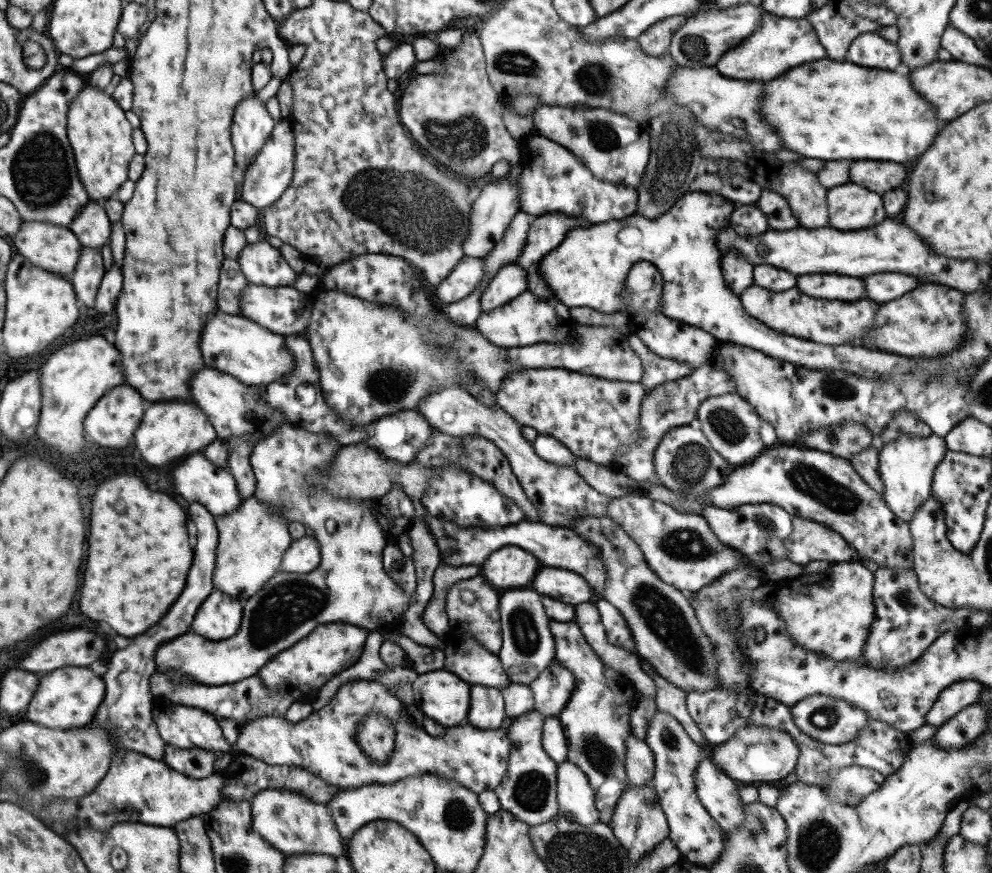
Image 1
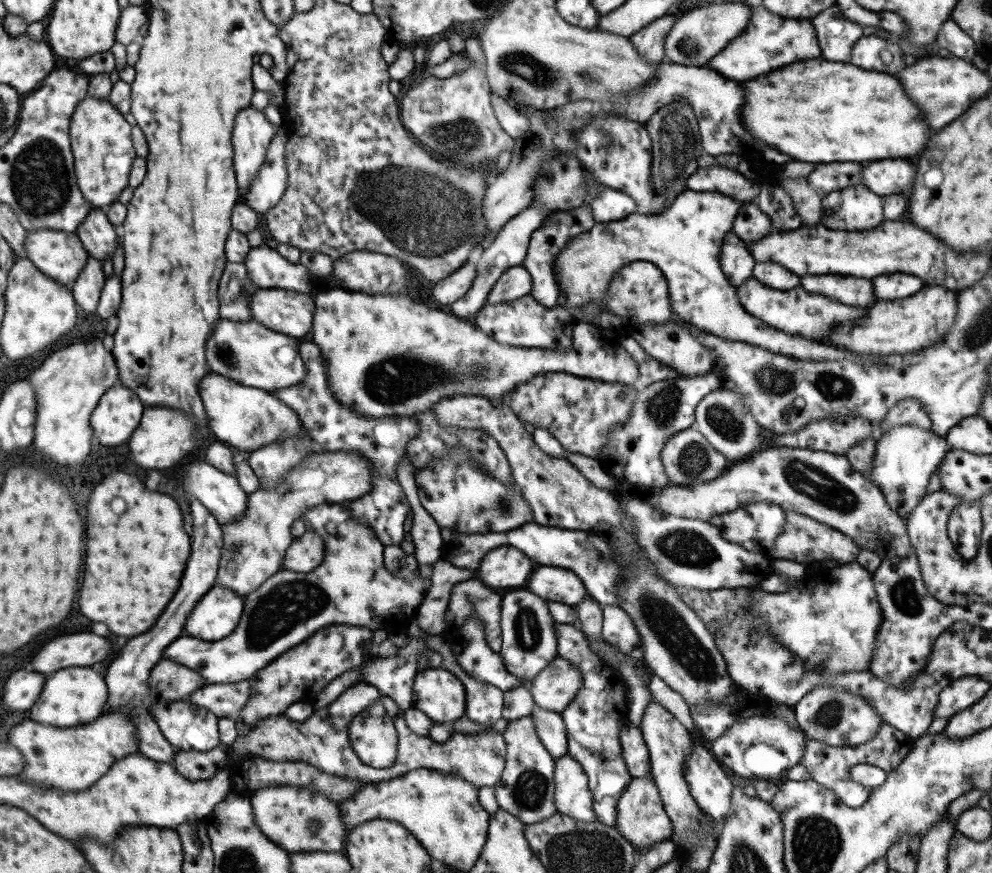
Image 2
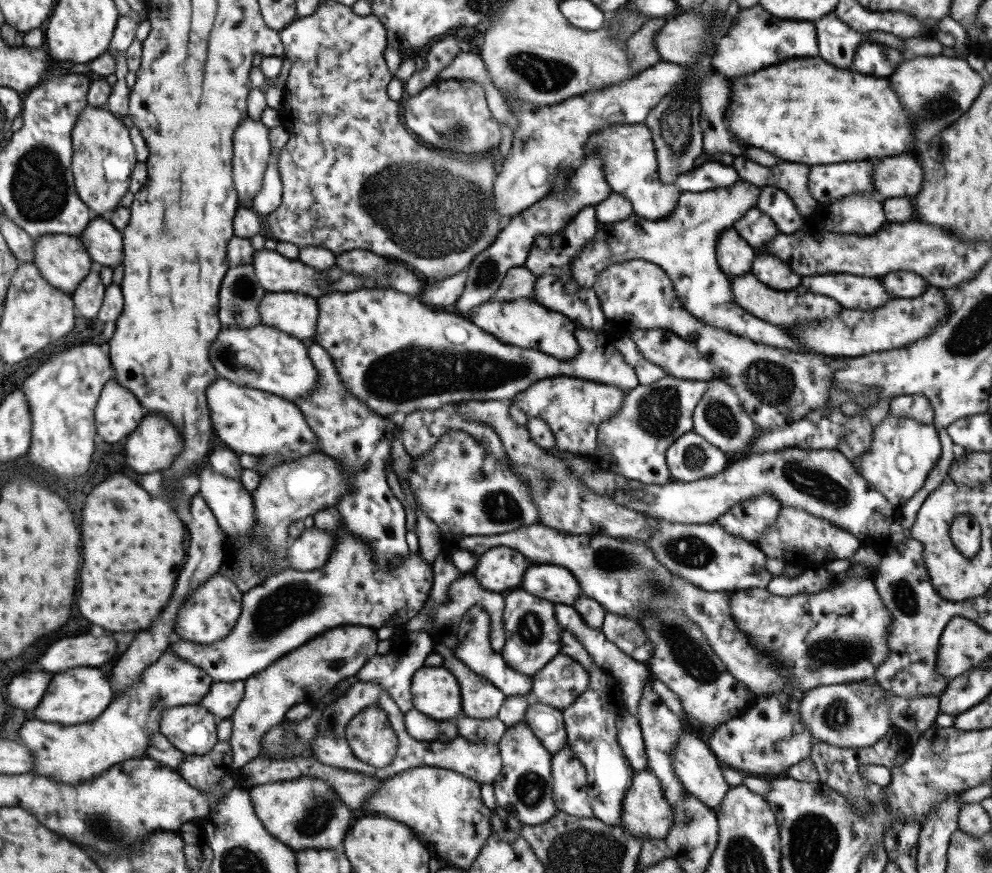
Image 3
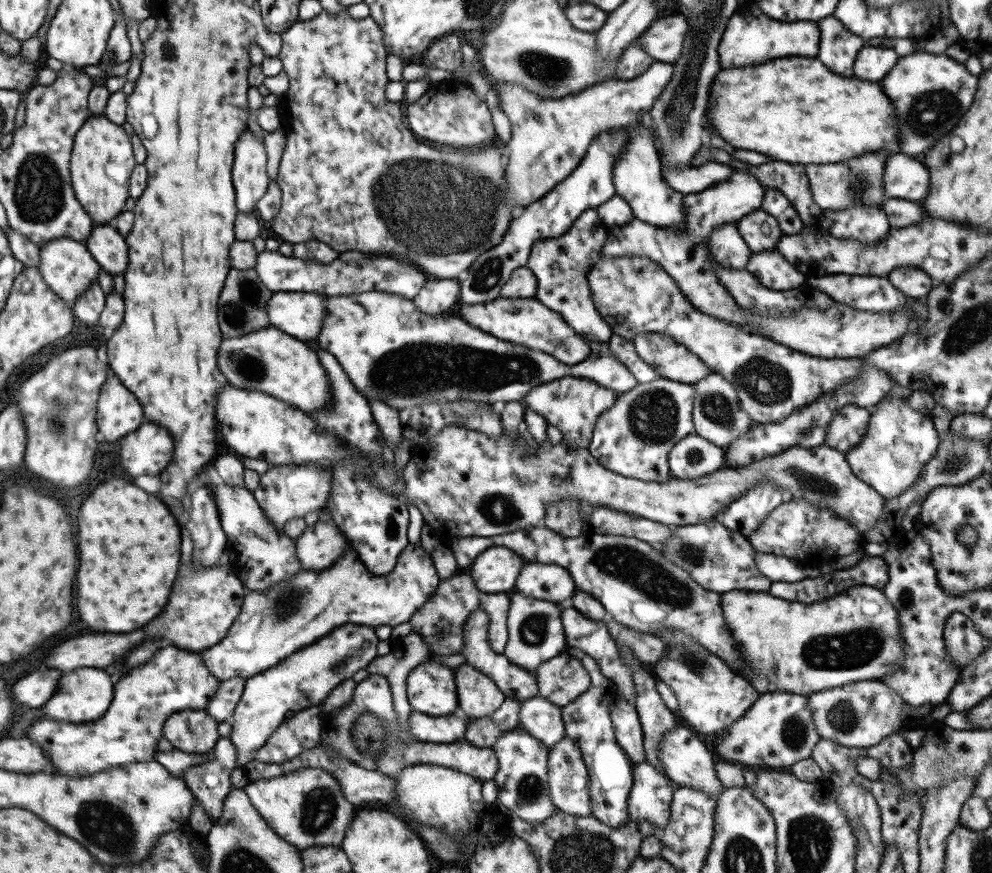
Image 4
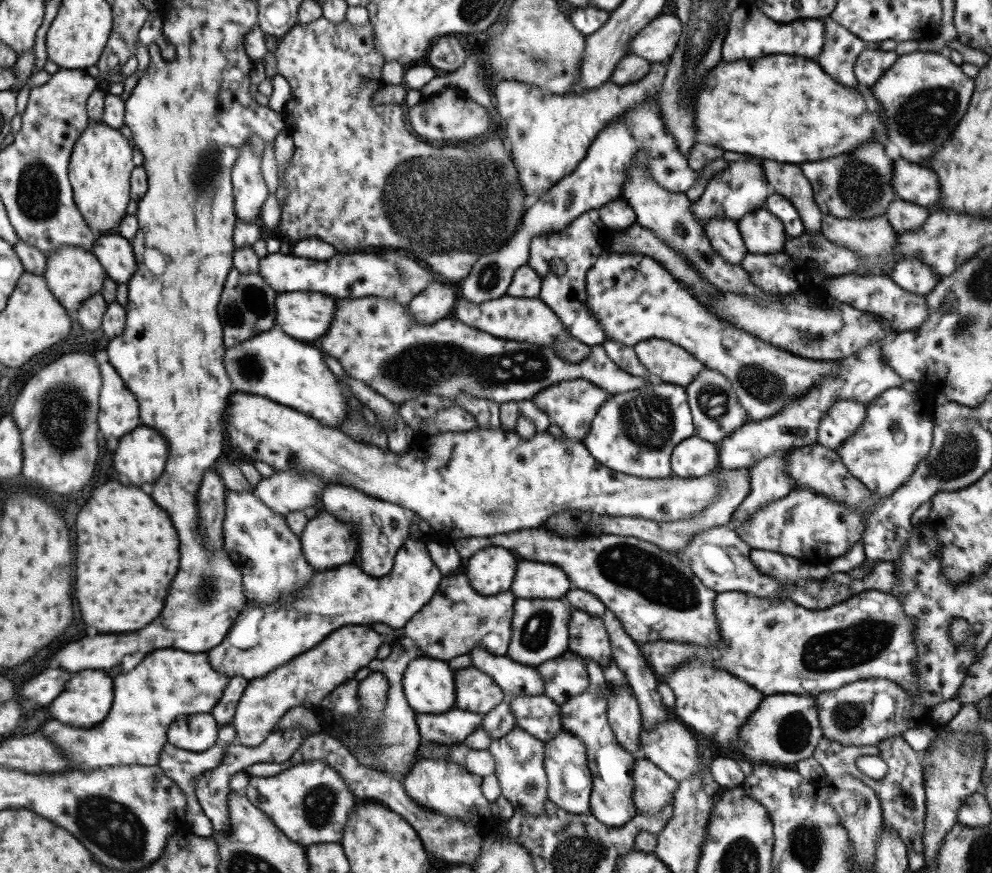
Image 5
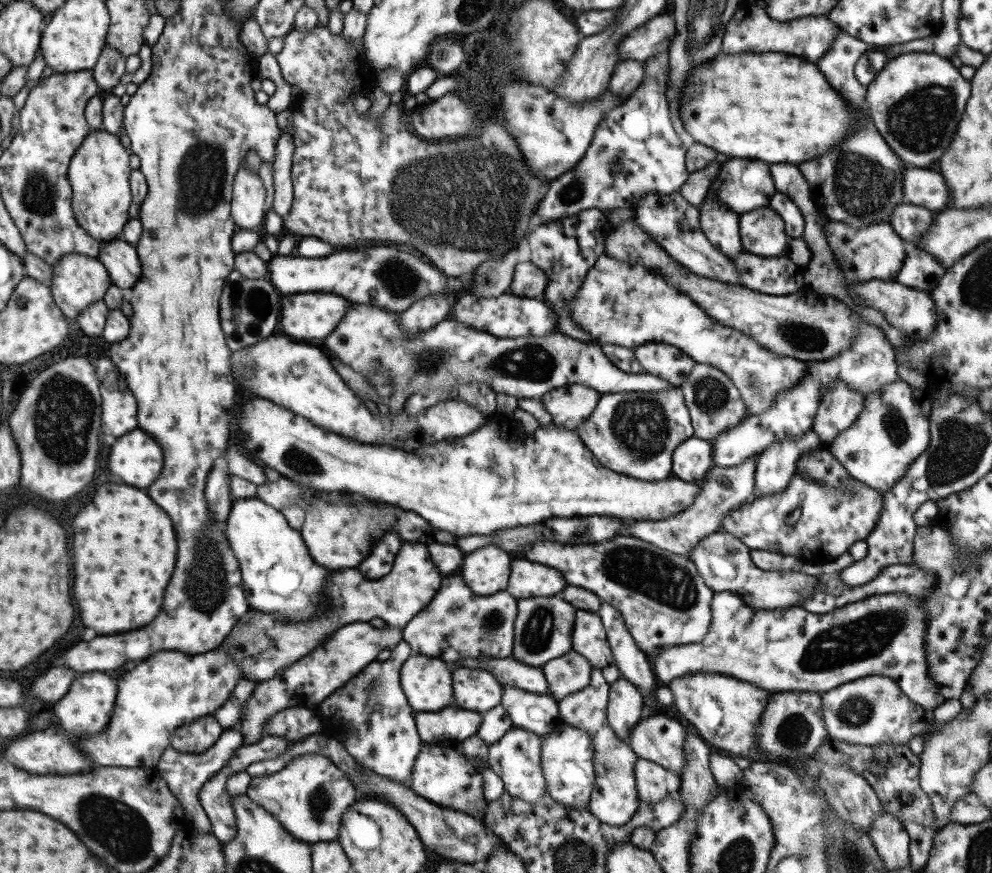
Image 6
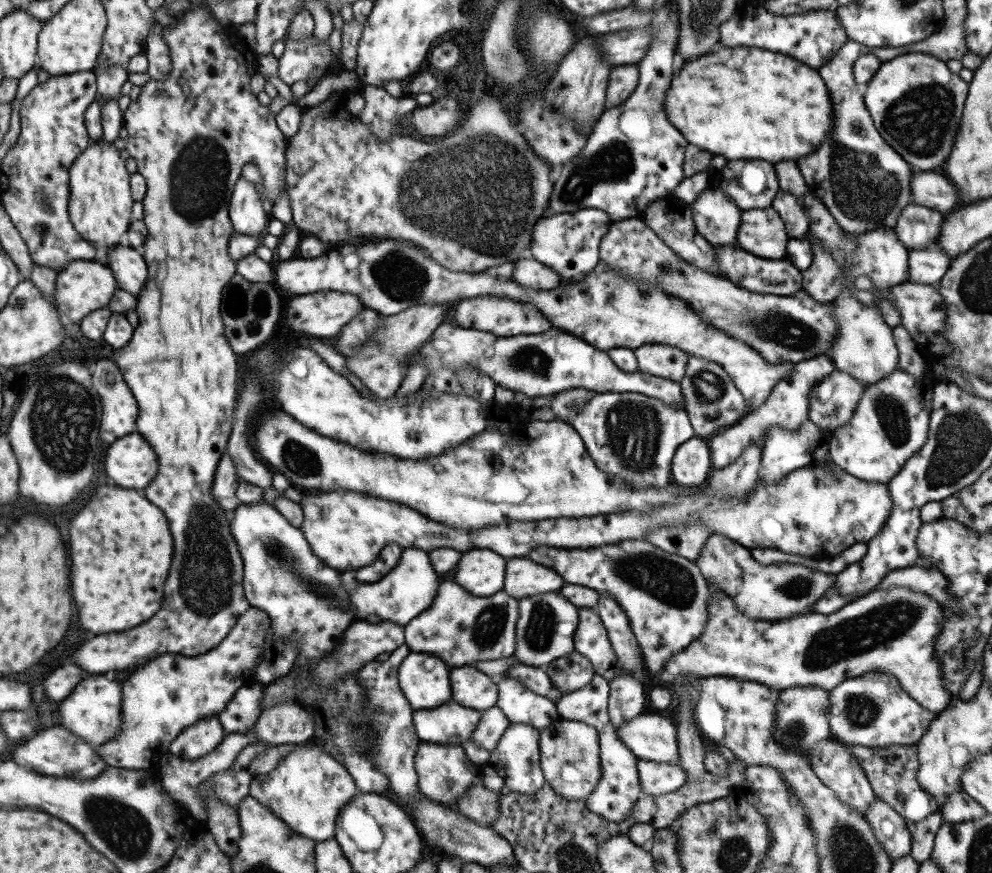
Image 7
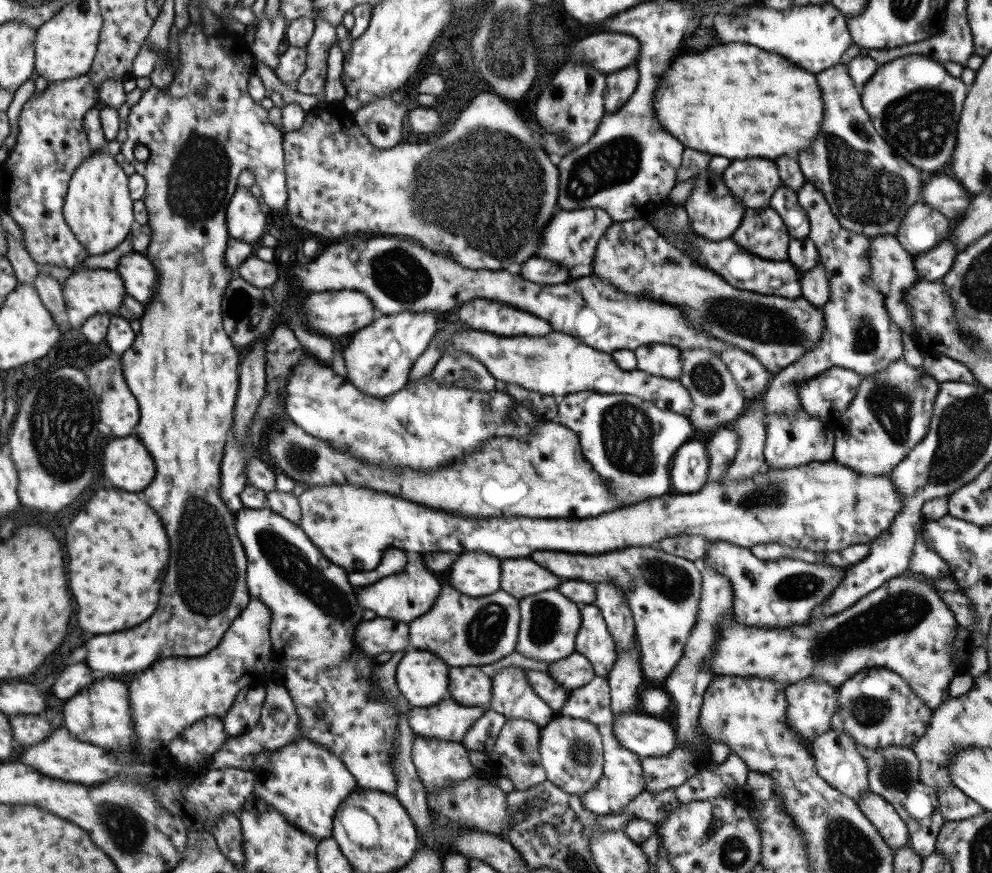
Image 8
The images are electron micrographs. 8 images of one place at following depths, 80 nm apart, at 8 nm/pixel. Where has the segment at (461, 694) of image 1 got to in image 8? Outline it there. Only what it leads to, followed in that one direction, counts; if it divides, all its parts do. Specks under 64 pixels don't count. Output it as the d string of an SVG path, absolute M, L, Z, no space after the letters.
M405 652L394 672L399 692L410 707L427 707L449 697L447 668L431 652Z

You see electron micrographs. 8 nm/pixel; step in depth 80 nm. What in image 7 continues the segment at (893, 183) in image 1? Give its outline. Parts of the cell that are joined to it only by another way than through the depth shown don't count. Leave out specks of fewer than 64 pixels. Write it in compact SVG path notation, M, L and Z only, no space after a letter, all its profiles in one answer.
M913 172L910 180L910 197L919 206L927 206L937 212L951 212L959 206L957 192L947 178L933 172Z

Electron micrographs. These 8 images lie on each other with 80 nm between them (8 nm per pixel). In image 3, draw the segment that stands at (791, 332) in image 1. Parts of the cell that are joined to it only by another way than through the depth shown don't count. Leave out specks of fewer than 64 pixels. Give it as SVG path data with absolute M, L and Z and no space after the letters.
M745 273L745 276L736 276L729 278L733 300L745 312L752 314L755 318L772 324L773 326L791 328L796 324L806 324L808 320L823 320L823 318L833 318L837 316L843 309L835 300L825 298L825 296L817 296L809 292L803 285L795 286L795 290L771 290L767 286L763 286L755 276Z

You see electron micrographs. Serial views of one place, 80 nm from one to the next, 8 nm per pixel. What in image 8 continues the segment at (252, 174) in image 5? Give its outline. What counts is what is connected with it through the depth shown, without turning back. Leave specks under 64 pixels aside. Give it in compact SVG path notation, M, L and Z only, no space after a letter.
M236 187L226 206L228 238L255 246L259 244L265 230L265 213L259 209L259 202L248 188Z

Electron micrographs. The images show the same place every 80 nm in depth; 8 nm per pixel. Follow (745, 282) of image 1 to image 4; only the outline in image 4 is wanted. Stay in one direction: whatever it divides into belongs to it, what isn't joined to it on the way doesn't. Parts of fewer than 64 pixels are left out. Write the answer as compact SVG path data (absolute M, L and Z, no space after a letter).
M734 223L722 224L711 232L708 239L710 254L714 262L733 270L745 269L749 260L749 250L741 239Z

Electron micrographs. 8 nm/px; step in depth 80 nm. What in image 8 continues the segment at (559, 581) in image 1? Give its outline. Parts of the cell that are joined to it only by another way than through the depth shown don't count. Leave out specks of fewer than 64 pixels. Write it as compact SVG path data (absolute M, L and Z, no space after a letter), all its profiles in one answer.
M515 558L501 562L501 590L509 592L515 598L557 588L557 584L559 584L557 576L533 564L531 560Z

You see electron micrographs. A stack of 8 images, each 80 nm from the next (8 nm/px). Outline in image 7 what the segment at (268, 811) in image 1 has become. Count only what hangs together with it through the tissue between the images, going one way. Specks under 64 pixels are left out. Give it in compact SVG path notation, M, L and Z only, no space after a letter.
M301 743L263 776L254 776L248 794L277 815L293 832L321 842L334 838L336 816L358 789L342 763L317 745Z

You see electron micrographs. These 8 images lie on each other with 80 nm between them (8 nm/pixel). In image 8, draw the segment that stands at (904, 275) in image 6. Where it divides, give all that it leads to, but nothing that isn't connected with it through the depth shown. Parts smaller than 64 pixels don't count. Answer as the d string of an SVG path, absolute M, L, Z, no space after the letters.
M948 239L912 257L919 280L939 280L951 268L957 250Z

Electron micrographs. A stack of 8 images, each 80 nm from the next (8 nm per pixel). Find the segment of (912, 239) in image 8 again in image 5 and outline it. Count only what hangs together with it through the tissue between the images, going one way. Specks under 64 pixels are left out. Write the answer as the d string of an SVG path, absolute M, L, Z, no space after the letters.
M893 199L893 204L886 208L886 219L891 225L891 229L895 234L903 234L903 232L913 232L925 218L927 218L927 208L915 206L911 202L901 202L901 200Z

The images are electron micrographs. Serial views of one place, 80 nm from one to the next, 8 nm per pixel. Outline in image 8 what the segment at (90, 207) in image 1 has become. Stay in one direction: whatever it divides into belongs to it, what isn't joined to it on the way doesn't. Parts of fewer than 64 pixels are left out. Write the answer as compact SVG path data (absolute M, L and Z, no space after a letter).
M138 252L122 254L114 268L123 281L127 295L145 305L157 286L157 273L153 265Z

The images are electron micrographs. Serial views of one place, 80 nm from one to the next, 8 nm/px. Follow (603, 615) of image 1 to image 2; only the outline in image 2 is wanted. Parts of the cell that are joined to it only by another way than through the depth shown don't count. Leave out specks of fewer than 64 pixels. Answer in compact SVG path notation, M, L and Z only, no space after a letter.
M600 605L602 612L601 639L619 652L641 661L642 648L639 635L630 616L617 605Z

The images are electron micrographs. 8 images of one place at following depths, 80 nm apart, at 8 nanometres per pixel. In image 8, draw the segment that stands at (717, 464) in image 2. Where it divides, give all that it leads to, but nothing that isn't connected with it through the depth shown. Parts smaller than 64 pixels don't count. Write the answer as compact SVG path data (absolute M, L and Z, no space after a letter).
M697 440L681 444L670 463L672 494L695 494L707 482L706 450Z

